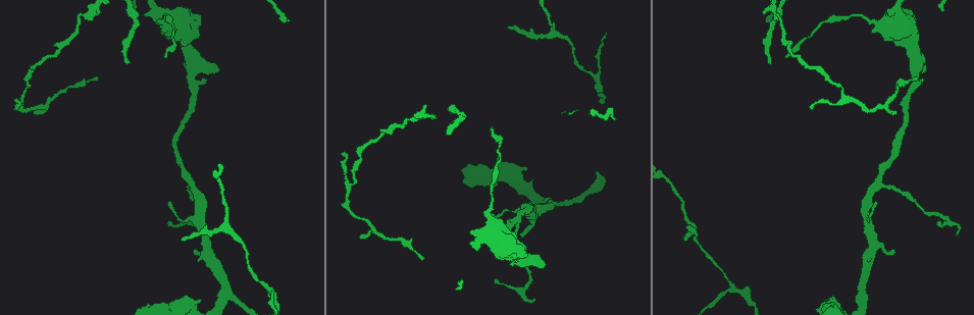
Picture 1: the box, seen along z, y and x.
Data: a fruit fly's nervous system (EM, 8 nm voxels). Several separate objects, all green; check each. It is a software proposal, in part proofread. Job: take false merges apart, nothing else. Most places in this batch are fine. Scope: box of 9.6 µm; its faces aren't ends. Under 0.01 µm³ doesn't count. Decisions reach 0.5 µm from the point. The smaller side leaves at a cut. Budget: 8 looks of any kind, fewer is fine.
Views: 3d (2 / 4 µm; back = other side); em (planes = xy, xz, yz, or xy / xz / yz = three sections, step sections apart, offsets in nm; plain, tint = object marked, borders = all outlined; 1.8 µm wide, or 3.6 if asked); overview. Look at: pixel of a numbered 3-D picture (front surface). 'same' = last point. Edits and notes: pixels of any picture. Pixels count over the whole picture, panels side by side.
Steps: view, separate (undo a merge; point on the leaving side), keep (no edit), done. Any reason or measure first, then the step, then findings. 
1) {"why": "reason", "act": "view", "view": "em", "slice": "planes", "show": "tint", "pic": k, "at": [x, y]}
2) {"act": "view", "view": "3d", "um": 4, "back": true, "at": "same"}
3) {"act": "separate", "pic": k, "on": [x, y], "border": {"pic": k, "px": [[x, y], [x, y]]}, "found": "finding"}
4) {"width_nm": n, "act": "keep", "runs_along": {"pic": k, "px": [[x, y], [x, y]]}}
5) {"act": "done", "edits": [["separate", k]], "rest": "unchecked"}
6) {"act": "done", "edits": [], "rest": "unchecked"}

{"why": "a fork", "act": "view", "view": "3d", "um": 4, "back": true, "pic": 1, "at": [270, 289]}

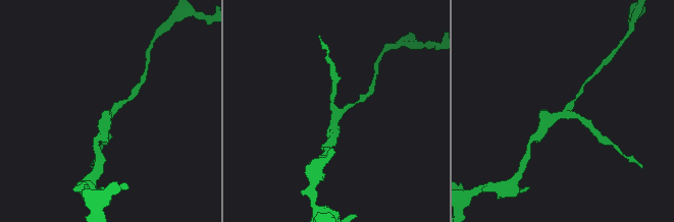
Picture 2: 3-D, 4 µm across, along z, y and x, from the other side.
{"arms": 3, "why": "shape alone is not enough", "act": "view", "view": "em", "slice": "xy", "step": 16, "show": "tint", "pic": 2, "at": [337, 115]}

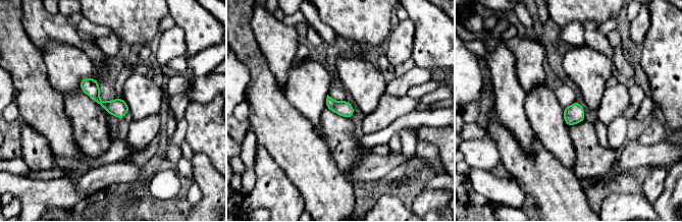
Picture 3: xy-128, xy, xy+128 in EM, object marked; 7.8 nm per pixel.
{"width_nm": 120, "act": "keep", "runs_along": {"pic": 3, "px": [[83, 82], [103, 104], [125, 109]]}, "found": "all the same cell"}

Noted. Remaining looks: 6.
{"act": "view", "view": "em", "slice": "planes", "show": "tint", "pic": 1, "at": [557, 33]}

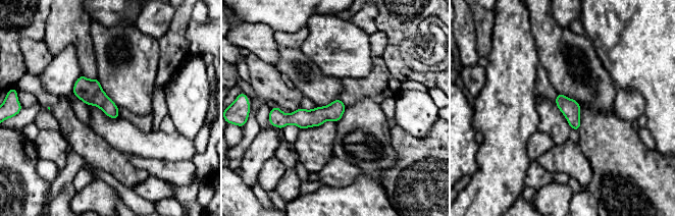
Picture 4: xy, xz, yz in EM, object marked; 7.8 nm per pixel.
{"width_nm": 140, "act": "keep", "found": "continuous, no second cell"}

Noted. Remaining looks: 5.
{"act": "view", "view": "em", "slice": "xz", "step": 4, "show": "tint", "pic": 1, "at": [205, 243]}

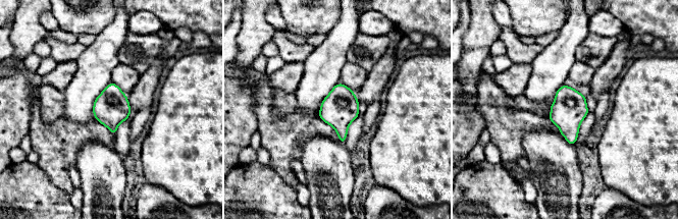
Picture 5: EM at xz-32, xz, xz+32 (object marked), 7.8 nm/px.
{"act": "keep", "found": "one cell here"}

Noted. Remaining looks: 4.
{"act": "done", "edits": [], "rest": "unchecked"}

